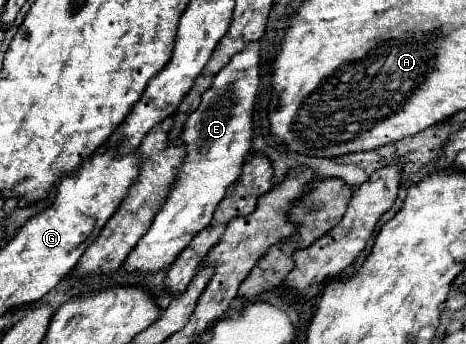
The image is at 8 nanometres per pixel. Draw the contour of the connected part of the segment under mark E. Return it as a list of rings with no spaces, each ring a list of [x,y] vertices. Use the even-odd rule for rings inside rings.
[[[251,41],[243,51],[215,75],[211,87],[201,95],[201,105],[189,115],[183,131],[187,157],[171,187],[167,203],[155,215],[149,231],[139,239],[125,259],[127,271],[157,273],[191,243],[195,233],[211,223],[213,211],[225,197],[225,191],[243,171],[245,155],[251,151],[253,105],[259,91],[259,51],[263,41]]]

